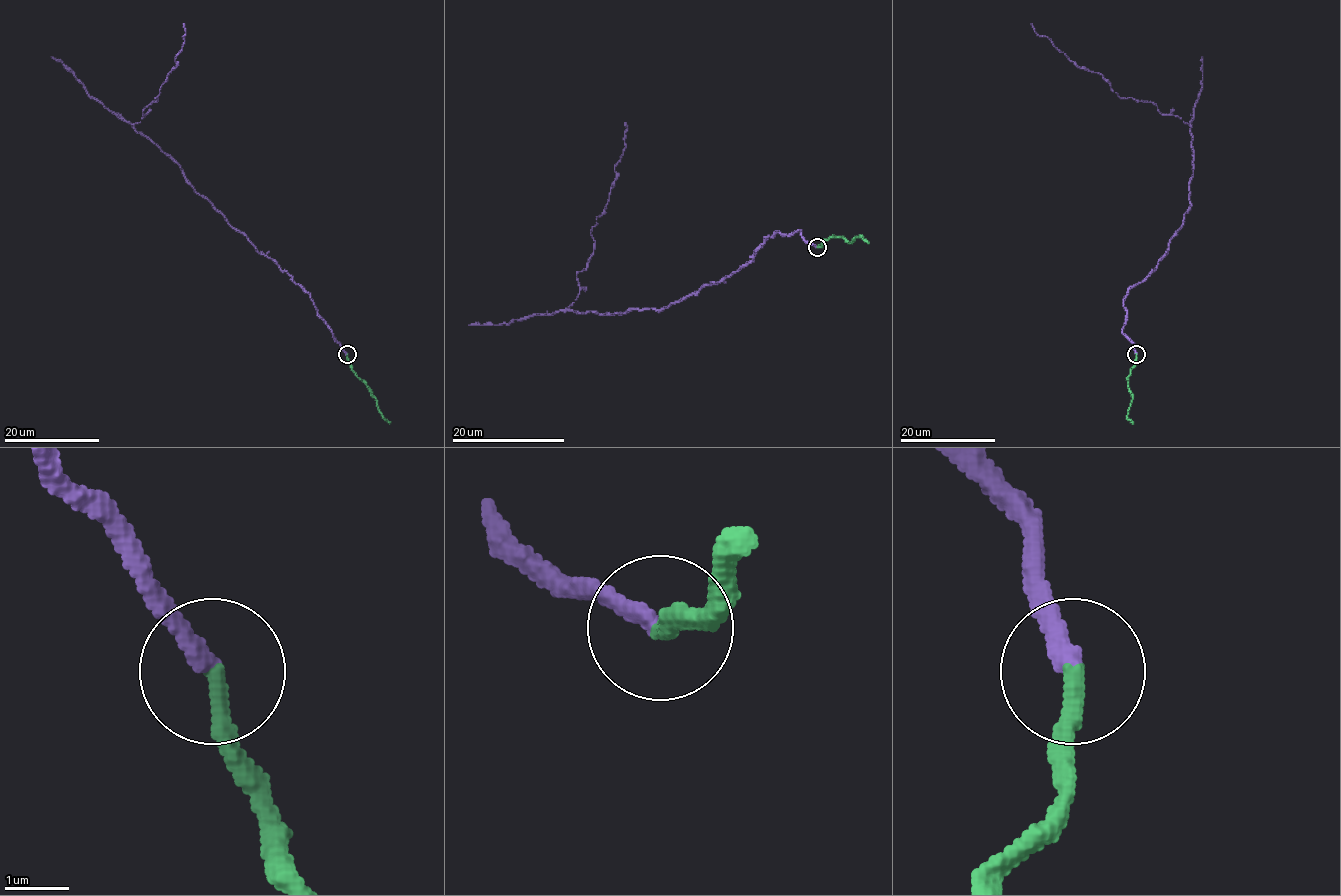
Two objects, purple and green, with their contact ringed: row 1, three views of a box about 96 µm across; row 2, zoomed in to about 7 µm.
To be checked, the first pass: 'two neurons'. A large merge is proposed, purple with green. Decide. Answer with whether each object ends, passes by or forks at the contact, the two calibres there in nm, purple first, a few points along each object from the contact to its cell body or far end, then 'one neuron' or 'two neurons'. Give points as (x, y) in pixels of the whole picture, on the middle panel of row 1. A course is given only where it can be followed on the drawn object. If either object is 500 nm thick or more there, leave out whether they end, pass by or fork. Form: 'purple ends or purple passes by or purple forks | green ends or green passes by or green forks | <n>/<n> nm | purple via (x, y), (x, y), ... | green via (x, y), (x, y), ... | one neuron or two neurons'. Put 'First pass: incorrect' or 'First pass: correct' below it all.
purple ends | green ends | 300/280 nm | purple via (817, 247), (799, 231), (775, 232), (745, 266), (658, 311), (567, 311), (626, 146), (624, 122) | green via (817, 247), (831, 238), (851, 242), (860, 236), (869, 243) | one neuron
First pass: incorrect

